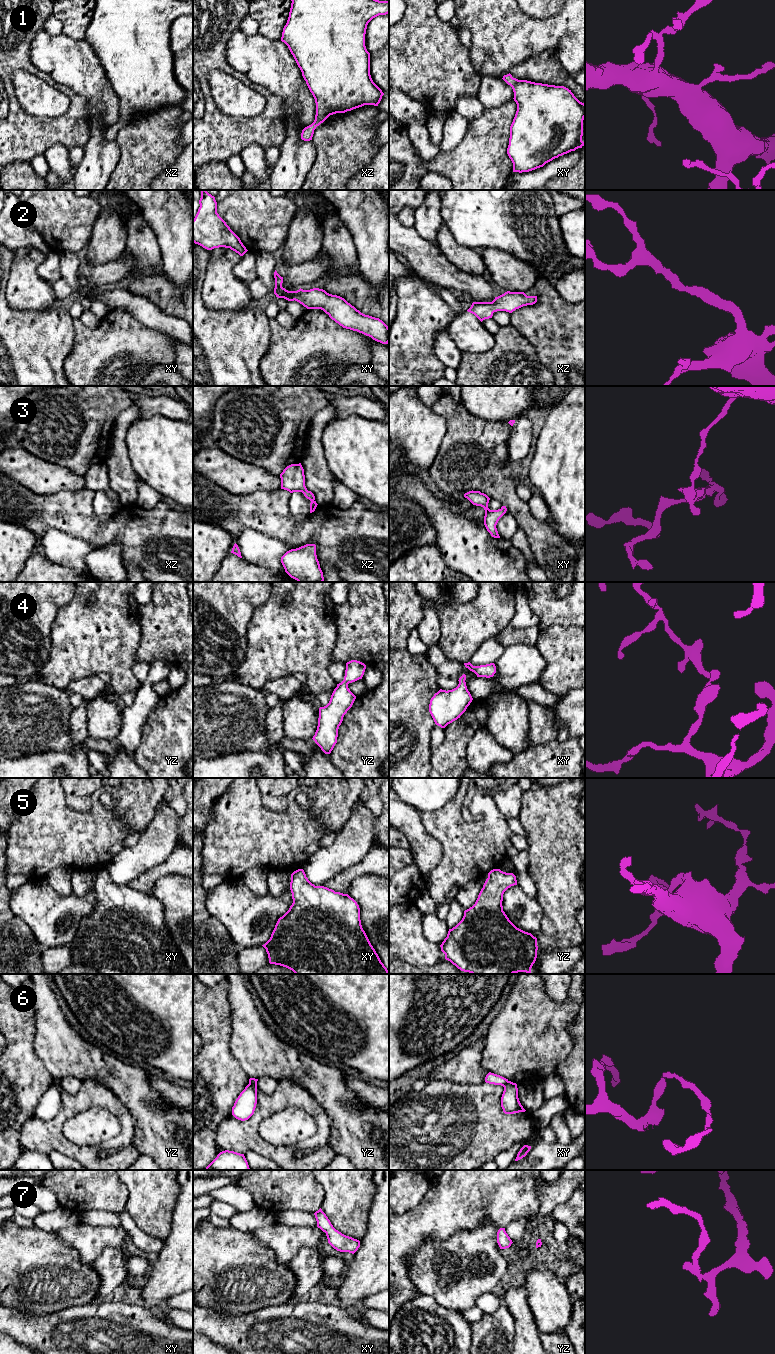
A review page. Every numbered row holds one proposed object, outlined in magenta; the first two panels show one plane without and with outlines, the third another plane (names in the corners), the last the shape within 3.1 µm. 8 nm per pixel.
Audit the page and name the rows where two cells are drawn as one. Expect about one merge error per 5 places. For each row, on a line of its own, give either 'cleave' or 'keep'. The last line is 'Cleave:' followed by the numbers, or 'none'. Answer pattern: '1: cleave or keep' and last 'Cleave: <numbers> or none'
1: keep
2: keep
3: keep
4: keep
5: keep
6: cleave
7: keep
Cleave: 6

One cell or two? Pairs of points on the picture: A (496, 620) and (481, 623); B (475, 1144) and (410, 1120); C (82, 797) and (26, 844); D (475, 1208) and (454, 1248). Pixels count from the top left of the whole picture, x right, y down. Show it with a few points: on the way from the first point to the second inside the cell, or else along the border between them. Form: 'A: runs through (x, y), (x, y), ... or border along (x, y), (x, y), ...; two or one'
A: runs through (492, 620), (485, 620); one
B: runs through (459, 1132), (426, 1132); one
C: border along (62, 788), (65, 801), (70, 807), (88, 811); two
D: border along (484, 1217), (473, 1228), (459, 1229), (442, 1238); two

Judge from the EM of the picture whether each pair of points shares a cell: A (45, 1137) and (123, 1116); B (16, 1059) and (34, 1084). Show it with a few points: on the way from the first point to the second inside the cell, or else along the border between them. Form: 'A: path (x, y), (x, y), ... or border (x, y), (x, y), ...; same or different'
A: path (62, 1117), (79, 1102), (103, 1101); same
B: path (19, 1065), (19, 1069), (28, 1078); same

